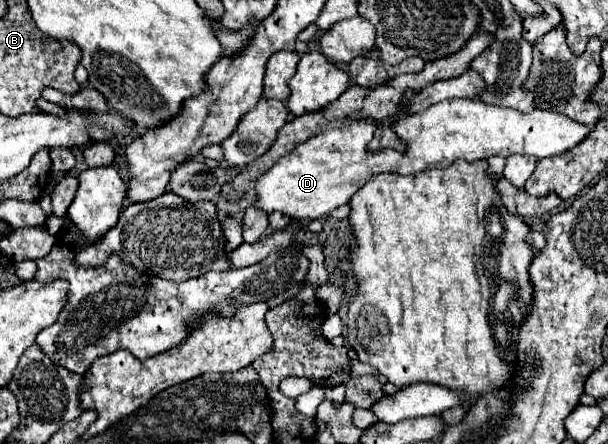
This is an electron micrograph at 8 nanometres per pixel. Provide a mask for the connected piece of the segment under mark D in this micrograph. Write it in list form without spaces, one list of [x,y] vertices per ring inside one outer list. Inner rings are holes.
[[[447,99],[393,125],[397,135],[409,143],[405,153],[393,149],[367,153],[367,143],[375,131],[373,125],[375,123],[369,121],[355,121],[343,129],[319,131],[305,143],[297,145],[289,155],[277,159],[269,171],[257,177],[253,207],[265,215],[279,211],[291,219],[311,221],[325,217],[339,205],[349,203],[369,177],[377,173],[397,171],[401,175],[411,175],[433,167],[445,169],[459,157],[477,161],[493,155],[509,157],[511,153],[531,155],[541,161],[545,157],[571,151],[577,143],[581,143],[581,139],[585,139],[585,135],[589,135],[591,129],[555,111],[535,109],[531,113],[521,113],[517,109],[489,105],[479,99]]]

